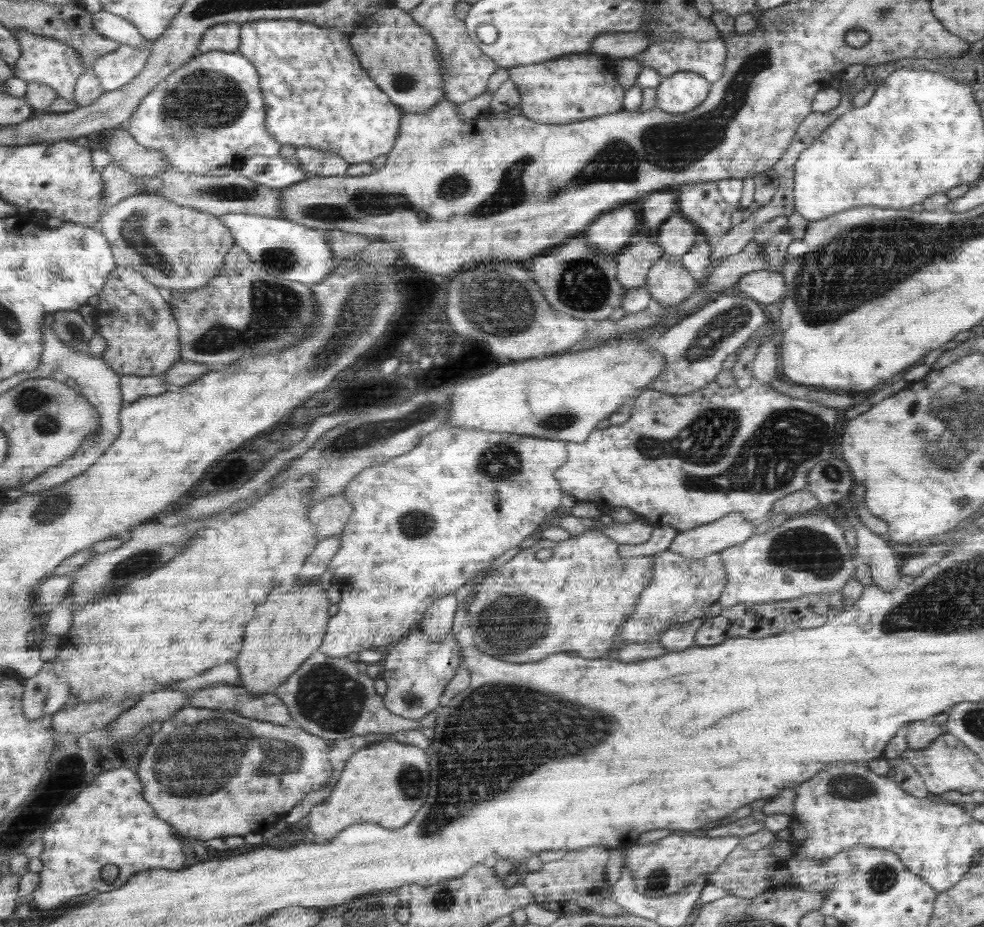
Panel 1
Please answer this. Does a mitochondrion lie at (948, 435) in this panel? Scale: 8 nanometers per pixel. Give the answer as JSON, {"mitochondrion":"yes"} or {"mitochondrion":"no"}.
{"mitochondrion":"yes"}

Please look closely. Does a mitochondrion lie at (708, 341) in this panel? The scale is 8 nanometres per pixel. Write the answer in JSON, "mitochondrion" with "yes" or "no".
{"mitochondrion":"yes"}

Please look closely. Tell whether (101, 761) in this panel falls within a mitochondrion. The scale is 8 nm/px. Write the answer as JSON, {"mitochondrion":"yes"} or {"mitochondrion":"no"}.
{"mitochondrion":"no"}

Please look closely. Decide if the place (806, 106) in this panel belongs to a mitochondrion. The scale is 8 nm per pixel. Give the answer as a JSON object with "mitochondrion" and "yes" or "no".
{"mitochondrion":"no"}

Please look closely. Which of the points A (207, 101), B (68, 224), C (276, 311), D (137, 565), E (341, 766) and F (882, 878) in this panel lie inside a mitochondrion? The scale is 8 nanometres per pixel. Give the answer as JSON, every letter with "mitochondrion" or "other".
{"A":"mitochondrion","B":"other","C":"mitochondrion","D":"mitochondrion","E":"other","F":"mitochondrion"}

